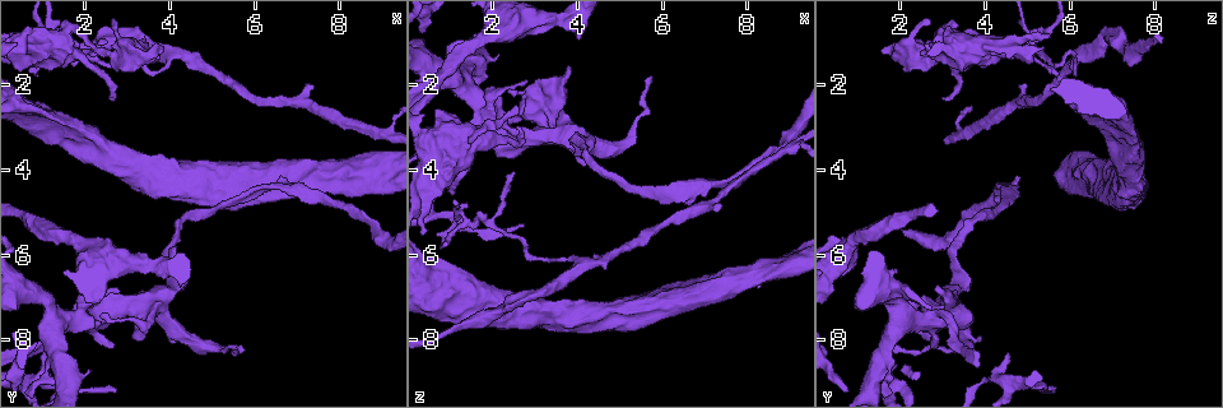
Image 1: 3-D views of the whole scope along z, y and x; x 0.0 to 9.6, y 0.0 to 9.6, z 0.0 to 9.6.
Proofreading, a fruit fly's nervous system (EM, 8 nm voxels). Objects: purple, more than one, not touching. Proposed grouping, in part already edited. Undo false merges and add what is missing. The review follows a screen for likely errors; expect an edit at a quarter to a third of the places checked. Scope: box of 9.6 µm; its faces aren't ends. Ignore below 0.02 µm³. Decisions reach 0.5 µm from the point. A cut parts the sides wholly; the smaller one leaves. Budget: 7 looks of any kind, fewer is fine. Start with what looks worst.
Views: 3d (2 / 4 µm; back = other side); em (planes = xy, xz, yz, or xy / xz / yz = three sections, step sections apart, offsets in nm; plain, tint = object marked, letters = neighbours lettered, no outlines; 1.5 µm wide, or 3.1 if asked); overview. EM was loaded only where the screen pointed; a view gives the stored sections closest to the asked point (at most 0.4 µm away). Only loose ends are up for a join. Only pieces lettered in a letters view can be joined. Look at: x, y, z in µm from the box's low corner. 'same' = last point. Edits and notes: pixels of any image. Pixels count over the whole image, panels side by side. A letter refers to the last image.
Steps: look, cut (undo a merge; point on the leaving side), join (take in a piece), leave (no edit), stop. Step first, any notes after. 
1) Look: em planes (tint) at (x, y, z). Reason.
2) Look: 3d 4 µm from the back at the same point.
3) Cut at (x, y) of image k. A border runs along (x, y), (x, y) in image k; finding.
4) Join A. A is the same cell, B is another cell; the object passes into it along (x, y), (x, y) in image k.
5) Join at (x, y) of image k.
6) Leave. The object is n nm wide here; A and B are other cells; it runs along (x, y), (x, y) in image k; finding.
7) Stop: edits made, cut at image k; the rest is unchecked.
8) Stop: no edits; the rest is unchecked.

Look: em planes (letters) at (7.40, 2.10, 4.95). Branch stops here.

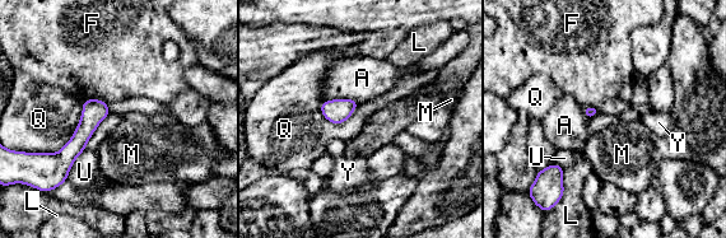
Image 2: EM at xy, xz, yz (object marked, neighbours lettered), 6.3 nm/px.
Leave. A, F, L, M, Q, U and Y are other cells; no lettered piece goes on from it.

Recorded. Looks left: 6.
Look: 3d 2 µm at (3.80, 1.15, 1.55). Thick end.

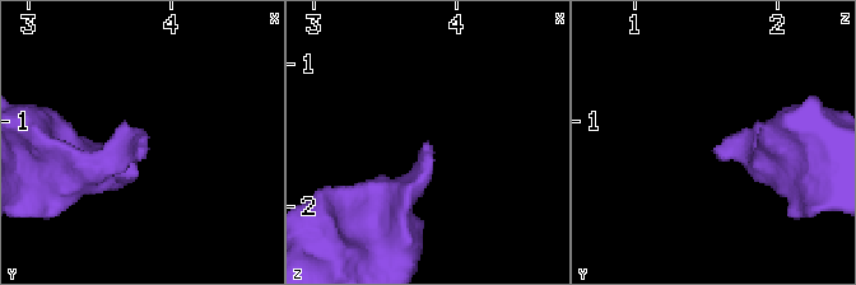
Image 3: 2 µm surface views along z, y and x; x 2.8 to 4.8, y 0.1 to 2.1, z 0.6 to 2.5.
Look: em yz step 8 (tint) at (3.80, 1.20, 1.56).

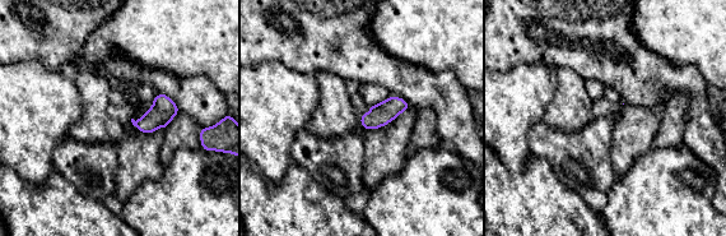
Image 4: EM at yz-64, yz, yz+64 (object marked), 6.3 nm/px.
Look: em yz step 8 (letters) at the same point.

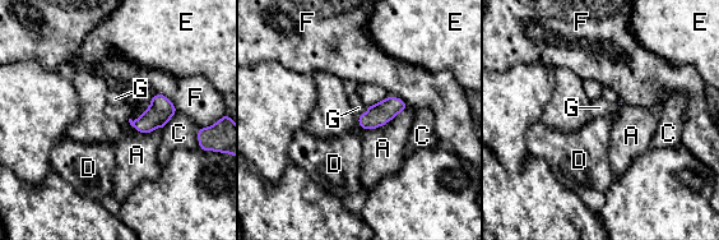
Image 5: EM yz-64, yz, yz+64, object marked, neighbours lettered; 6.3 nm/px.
Join G. G is the same cell, A, C, D, E and F are other cells; it goes on there.

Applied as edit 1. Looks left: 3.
Look: overview. See it whole again.

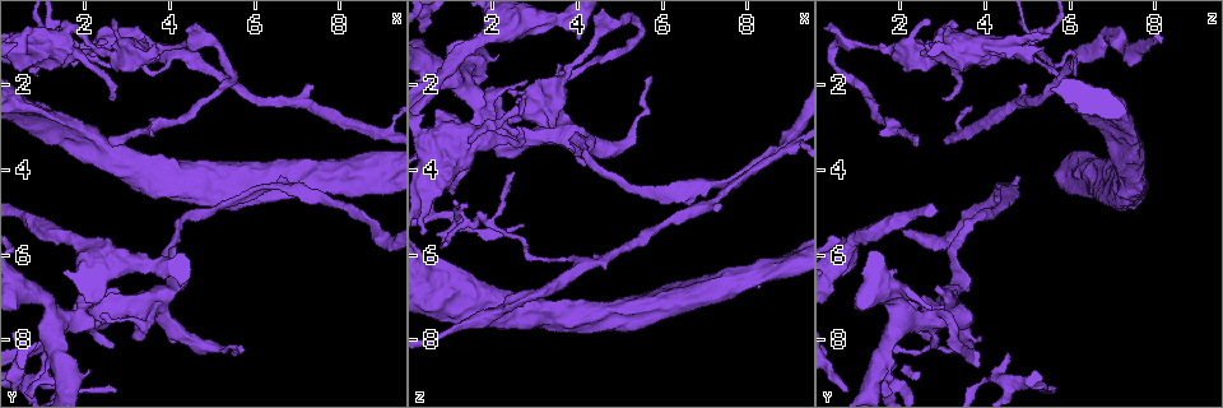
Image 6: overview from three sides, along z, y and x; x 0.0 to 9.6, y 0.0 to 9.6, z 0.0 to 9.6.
Look: em yz step 8 (tint) at (4.05, 1.30, 6.35). A fork.

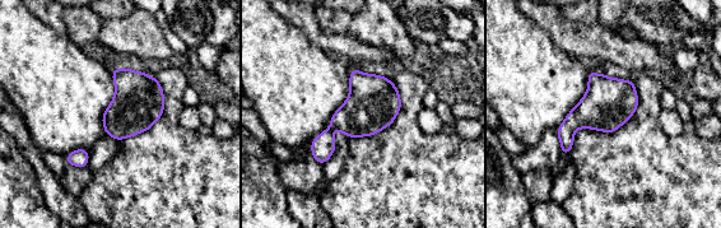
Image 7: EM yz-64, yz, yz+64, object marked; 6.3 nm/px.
Look: em xz step 4 (letters) at the same point.

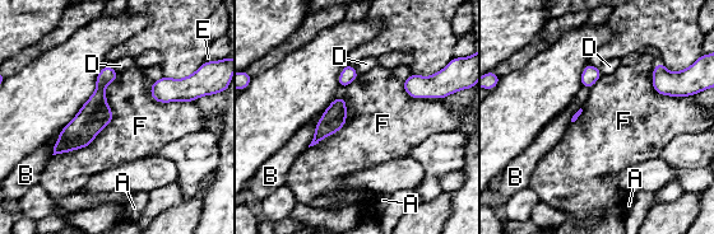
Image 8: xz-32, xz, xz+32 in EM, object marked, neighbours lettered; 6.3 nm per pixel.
Leave. The object is 170 nm wide here; A, B, D, E and F are other cells; it runs along (107, 69), (96, 111), (56, 150) in image 8; all the same cell.

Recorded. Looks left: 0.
Stop: edits made, join at image 5; the rest is unchecked.

